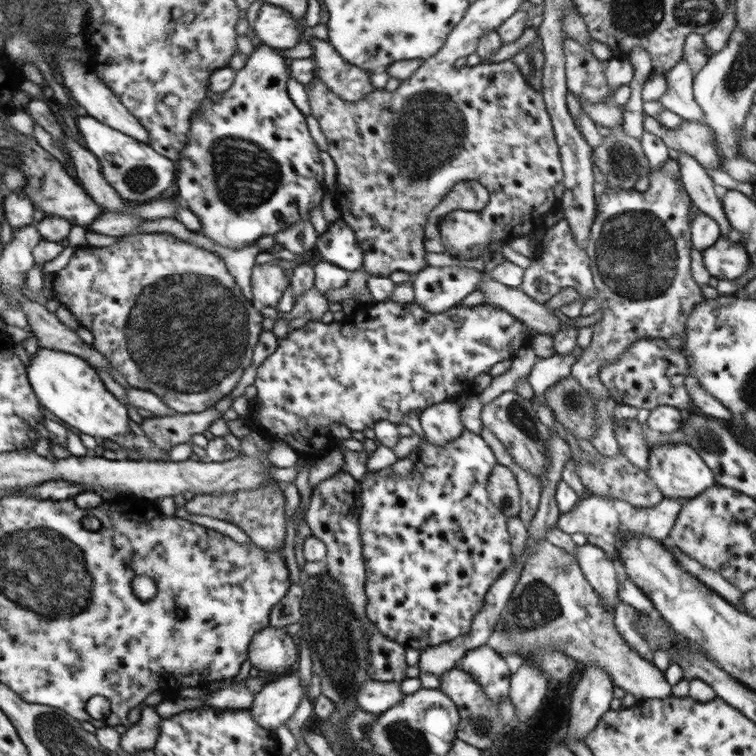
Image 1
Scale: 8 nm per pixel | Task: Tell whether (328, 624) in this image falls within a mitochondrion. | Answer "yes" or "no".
yes

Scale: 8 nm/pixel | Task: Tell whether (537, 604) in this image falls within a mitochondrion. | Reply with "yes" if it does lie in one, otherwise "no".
yes

